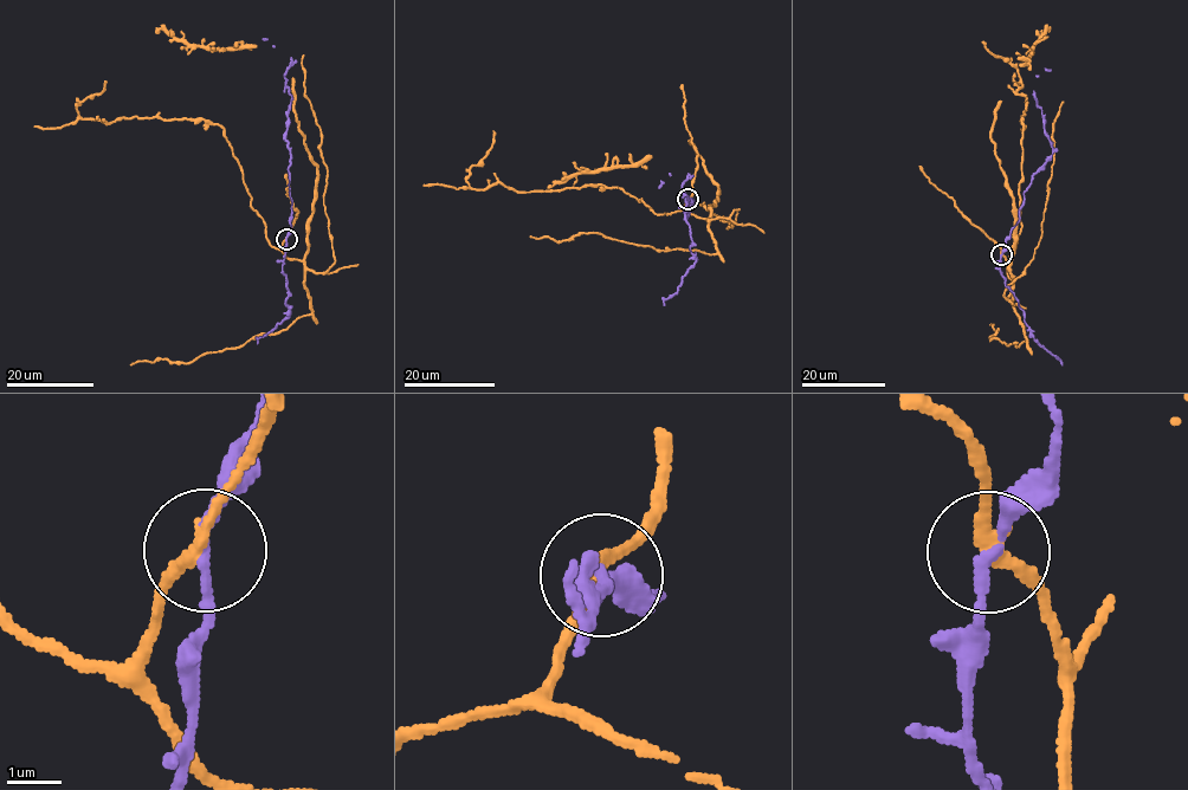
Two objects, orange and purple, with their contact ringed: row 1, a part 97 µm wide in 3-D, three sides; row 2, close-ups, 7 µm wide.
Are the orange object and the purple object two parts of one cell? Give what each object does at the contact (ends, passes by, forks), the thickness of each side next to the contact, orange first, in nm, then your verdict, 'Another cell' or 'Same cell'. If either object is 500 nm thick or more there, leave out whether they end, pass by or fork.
At the ring orange passes by. At the ring purple passes by. Thickness 240 nm (orange) against 180 nm. Another cell

